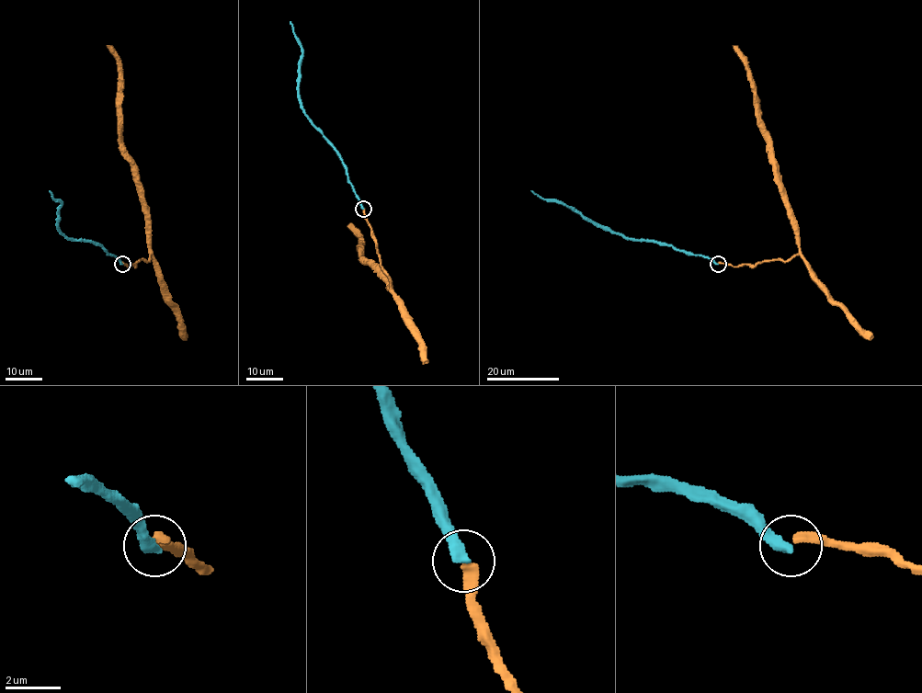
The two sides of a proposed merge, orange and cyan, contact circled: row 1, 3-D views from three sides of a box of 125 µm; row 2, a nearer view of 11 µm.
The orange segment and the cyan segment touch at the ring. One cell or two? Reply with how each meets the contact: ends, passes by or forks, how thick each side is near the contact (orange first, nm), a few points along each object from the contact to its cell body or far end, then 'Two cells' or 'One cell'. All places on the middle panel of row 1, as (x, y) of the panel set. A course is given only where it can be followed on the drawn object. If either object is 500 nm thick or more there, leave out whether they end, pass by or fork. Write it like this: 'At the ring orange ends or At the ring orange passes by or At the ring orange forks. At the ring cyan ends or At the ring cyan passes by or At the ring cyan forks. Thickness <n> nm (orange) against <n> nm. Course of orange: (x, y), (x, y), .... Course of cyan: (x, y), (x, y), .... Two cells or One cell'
At the ring orange ends. At the ring cyan ends. Thickness 360 nm (orange) against 440 nm. Course of orange: (362, 209), (380, 266), (390, 279), (390, 289), (362, 258), (359, 238), (350, 223). Course of cyan: (362, 209), (342, 157), (302, 107), (298, 87), (298, 62), (301, 49), (290, 21). One cell

